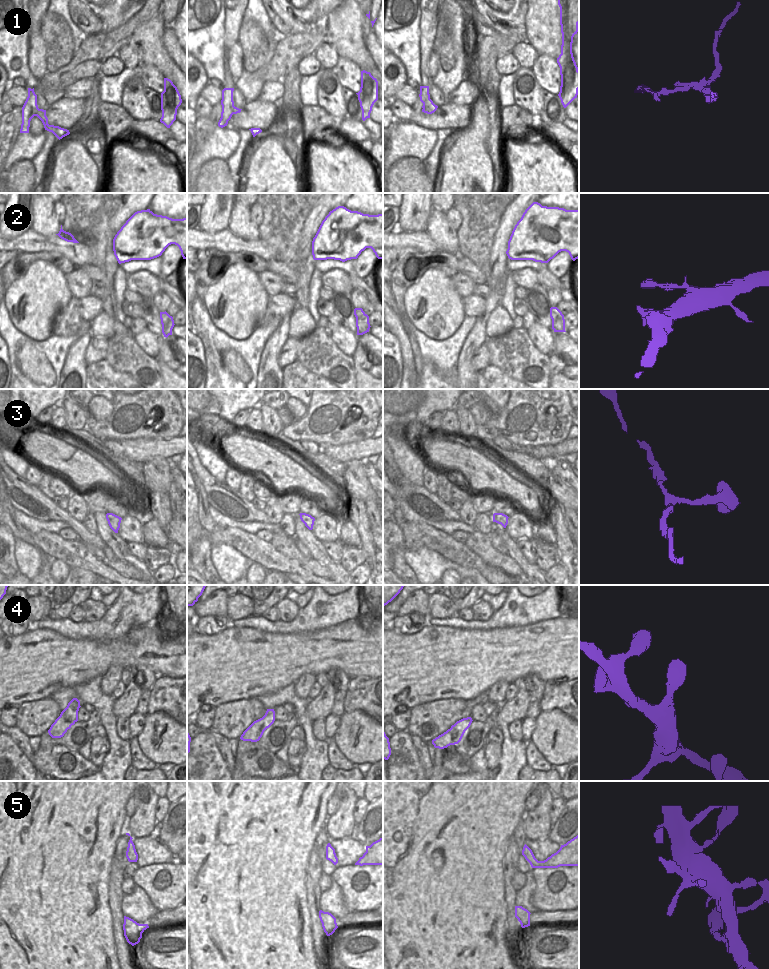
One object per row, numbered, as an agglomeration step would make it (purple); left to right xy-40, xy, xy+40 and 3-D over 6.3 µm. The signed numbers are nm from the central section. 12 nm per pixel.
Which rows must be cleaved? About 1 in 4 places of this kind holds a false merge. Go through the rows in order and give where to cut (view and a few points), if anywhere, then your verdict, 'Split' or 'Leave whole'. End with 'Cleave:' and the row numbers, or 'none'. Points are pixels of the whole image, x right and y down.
1: Split along xy+40 (429, 97), (423, 103), (423, 109). Split
2: No split. Leave whole
3: No split. Leave whole
4: No split. Leave whole
5: No split. Leave whole
Cleave: 1.

